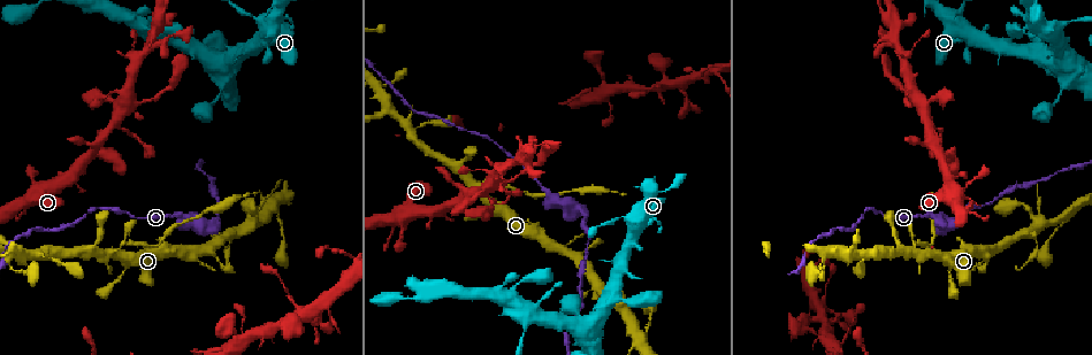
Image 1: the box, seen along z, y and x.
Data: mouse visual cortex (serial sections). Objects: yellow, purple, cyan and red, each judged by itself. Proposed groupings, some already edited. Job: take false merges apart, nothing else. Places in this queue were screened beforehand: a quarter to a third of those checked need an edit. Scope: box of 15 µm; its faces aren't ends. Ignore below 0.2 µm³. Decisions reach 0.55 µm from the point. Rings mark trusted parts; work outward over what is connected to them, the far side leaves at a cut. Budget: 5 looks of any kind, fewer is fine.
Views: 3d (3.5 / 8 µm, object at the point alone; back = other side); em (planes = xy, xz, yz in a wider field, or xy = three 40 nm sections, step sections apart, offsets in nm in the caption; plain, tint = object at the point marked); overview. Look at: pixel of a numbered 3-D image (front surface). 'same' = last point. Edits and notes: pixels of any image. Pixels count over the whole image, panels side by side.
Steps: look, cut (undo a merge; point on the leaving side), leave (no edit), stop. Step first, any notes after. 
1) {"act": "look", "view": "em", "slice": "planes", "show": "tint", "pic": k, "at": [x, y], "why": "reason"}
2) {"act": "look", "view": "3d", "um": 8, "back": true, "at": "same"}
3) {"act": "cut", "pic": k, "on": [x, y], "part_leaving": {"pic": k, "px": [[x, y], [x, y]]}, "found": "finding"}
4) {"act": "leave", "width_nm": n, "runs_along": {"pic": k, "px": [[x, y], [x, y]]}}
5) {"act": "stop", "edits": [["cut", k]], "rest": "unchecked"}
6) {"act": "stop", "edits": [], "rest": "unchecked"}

{"act": "look", "view": "3d", "um": 3.5, "pic": 1, "at": [120, 247], "why": "sharp bend"}

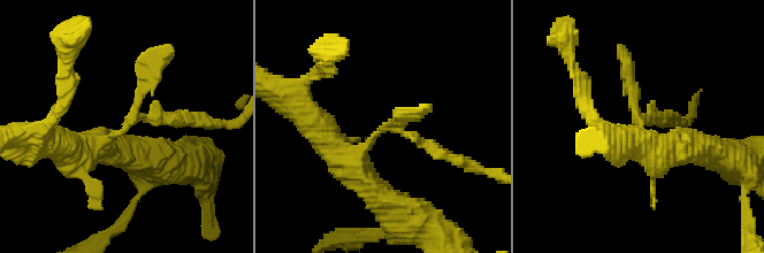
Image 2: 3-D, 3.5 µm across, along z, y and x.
{"act": "look", "view": "em", "slice": "xy", "step": 3, "show": "plain", "pic": 2, "at": [129, 123]}

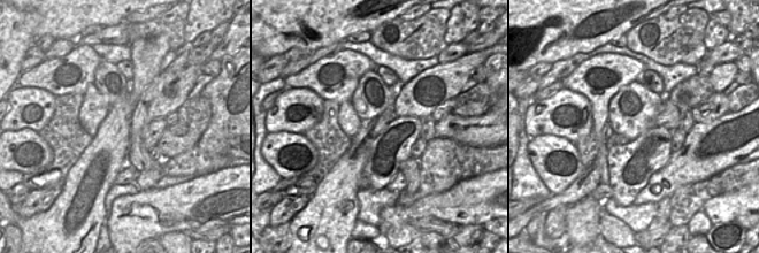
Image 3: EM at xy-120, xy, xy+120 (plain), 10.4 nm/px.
{"act": "look", "view": "em", "slice": "xy", "step": 3, "show": "tint", "at": "same"}

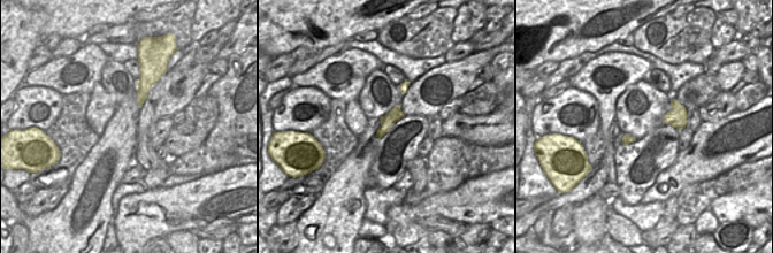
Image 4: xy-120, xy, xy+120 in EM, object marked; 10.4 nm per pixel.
{"act": "cut", "pic": 2, "on": [184, 121], "found": "two cells meet here"}

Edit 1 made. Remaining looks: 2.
{"act": "look", "view": "3d", "um": 3.5, "back": true, "pic": 1, "at": [263, 19], "why": "narrows sharply"}

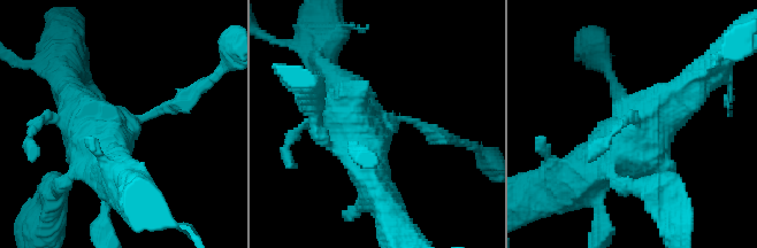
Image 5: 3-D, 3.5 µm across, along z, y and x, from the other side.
{"act": "look", "view": "em", "slice": "xy", "step": 1, "show": "tint", "pic": 5, "at": [378, 123]}

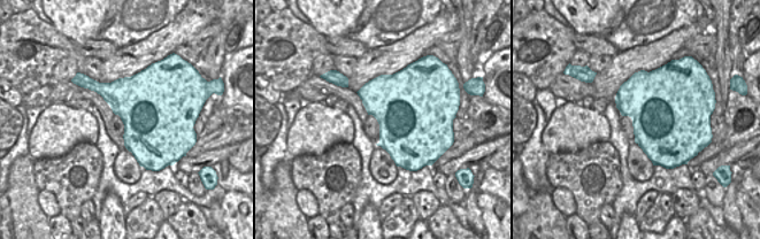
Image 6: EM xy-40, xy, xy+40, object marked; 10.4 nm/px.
{"act": "leave", "found": "one cell here"}

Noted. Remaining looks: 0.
{"act": "stop", "edits": [["cut", 2]], "rest": "unchecked"}

